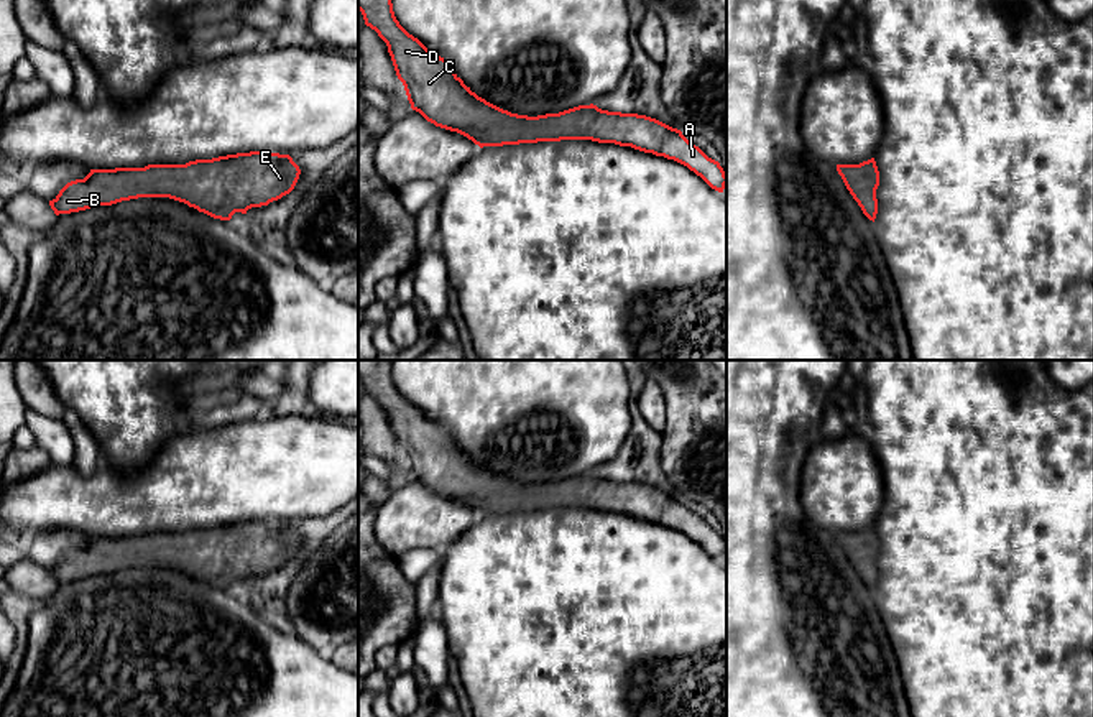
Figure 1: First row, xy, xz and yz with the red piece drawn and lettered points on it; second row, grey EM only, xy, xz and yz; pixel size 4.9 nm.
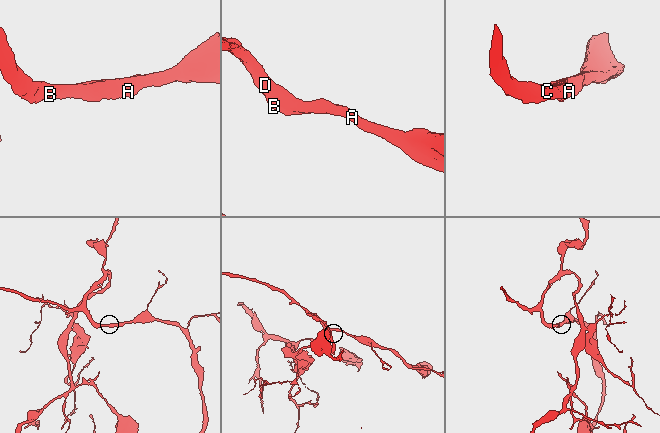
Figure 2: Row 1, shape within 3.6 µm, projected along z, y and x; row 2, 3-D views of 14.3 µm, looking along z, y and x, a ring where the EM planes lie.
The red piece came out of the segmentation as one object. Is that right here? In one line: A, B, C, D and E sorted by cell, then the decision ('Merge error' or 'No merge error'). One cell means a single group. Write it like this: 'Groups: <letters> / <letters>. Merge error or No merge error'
Groups: A B C D E. No merge error

